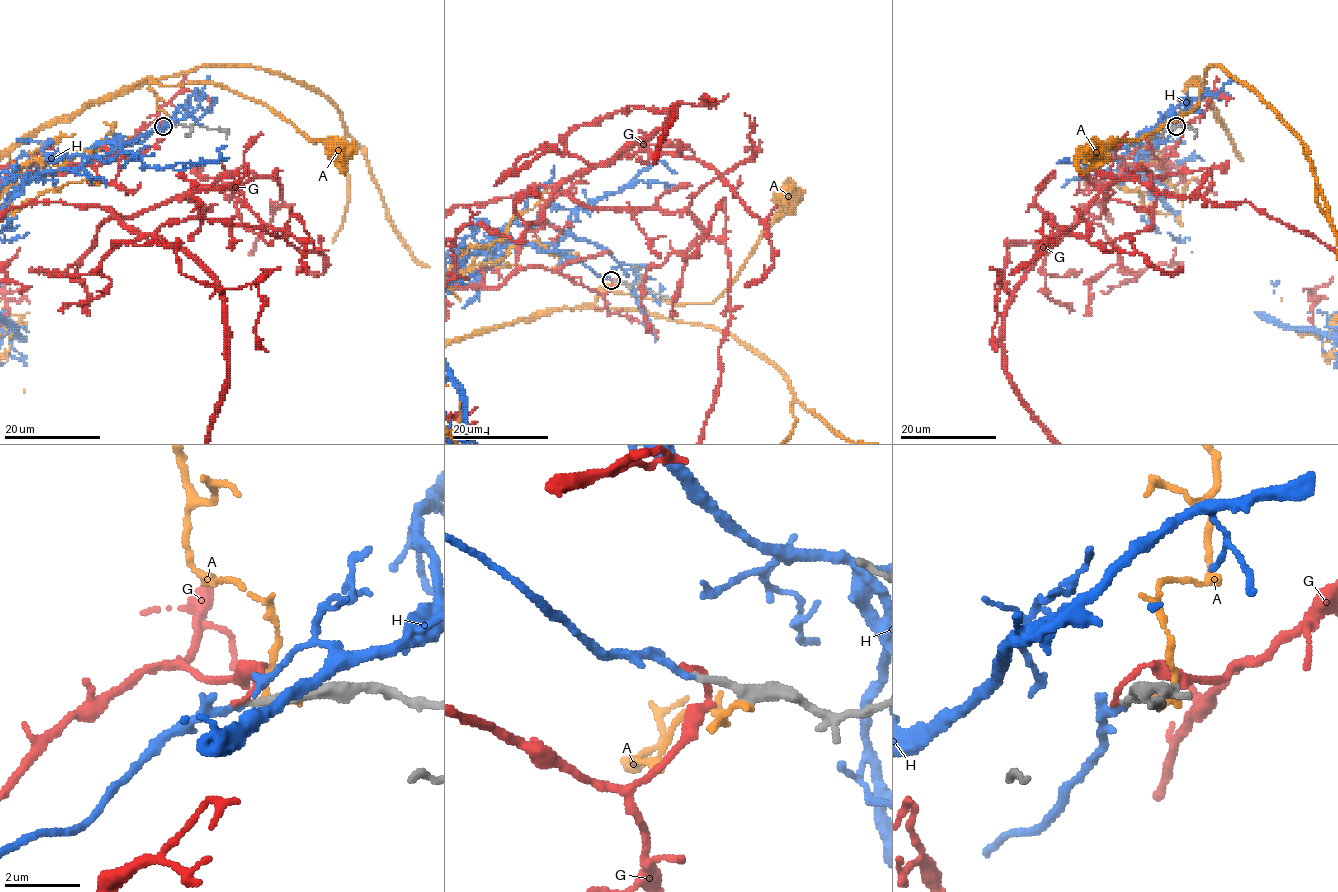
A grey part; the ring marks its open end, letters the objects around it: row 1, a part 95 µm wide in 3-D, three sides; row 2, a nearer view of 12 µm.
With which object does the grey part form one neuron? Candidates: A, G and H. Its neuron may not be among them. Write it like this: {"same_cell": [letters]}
{"same_cell": ["H"]}

